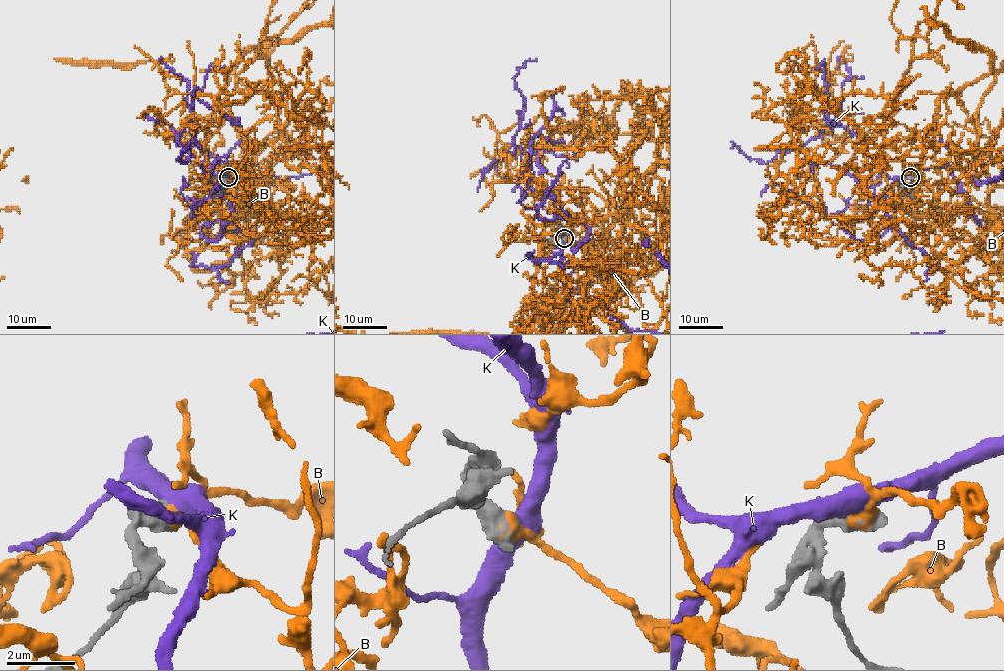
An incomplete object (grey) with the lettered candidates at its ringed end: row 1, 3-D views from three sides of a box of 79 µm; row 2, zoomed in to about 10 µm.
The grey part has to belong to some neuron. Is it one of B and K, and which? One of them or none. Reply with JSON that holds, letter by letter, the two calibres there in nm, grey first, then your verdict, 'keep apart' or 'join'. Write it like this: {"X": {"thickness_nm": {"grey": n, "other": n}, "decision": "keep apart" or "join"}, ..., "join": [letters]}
{"B": {"thickness_nm": {"grey": 750, "other": 480}, "decision": "join"}, "K": {"thickness_nm": {"grey": 700, "other": 500}, "decision": "keep apart"}, "join": ["B"]}

